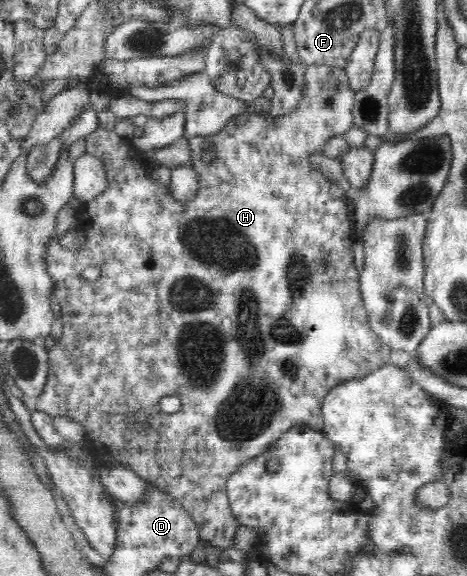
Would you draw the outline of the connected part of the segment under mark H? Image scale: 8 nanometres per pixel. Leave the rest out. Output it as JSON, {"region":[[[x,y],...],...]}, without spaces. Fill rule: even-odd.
{"region":[[[313,65],[307,66],[306,88],[302,91],[304,91],[304,96],[302,96],[302,100],[300,100],[298,108],[296,108],[292,114],[271,117],[270,115],[260,116],[258,114],[250,114],[246,112],[233,116],[224,125],[224,128],[216,134],[186,137],[189,142],[189,146],[200,146],[200,166],[202,166],[202,170],[210,170],[210,172],[202,172],[202,181],[200,184],[198,183],[198,175],[196,175],[194,167],[192,167],[192,162],[186,162],[171,169],[171,181],[168,187],[158,185],[152,177],[150,178],[150,176],[146,174],[146,170],[144,169],[142,162],[143,156],[136,153],[136,150],[131,145],[129,138],[122,137],[114,131],[108,131],[98,127],[96,131],[86,137],[85,152],[91,154],[92,156],[98,157],[104,163],[109,180],[109,188],[105,192],[102,192],[102,194],[98,194],[96,198],[86,201],[77,213],[79,219],[78,229],[82,230],[82,233],[86,238],[86,245],[83,248],[72,251],[64,248],[59,243],[57,238],[47,242],[47,252],[45,254],[45,259],[47,260],[47,273],[51,275],[54,281],[53,295],[56,296],[61,306],[63,330],[62,334],[60,334],[59,343],[52,346],[49,350],[50,368],[48,378],[42,392],[31,402],[32,410],[43,411],[53,417],[65,417],[66,419],[80,424],[80,426],[87,430],[87,444],[90,447],[90,453],[97,460],[100,460],[103,464],[107,464],[107,466],[120,465],[132,469],[137,476],[140,476],[140,478],[146,480],[149,484],[152,484],[152,486],[163,490],[174,500],[180,502],[182,508],[184,508],[184,510],[194,519],[200,538],[204,541],[210,542],[212,547],[216,547],[220,550],[230,549],[235,546],[234,536],[236,536],[236,530],[238,530],[238,527],[240,526],[238,519],[236,519],[236,516],[234,516],[234,513],[232,513],[232,509],[229,506],[227,483],[230,476],[235,474],[237,470],[240,470],[240,467],[244,466],[244,464],[252,458],[259,456],[260,453],[271,450],[283,434],[288,433],[288,430],[291,430],[294,426],[306,425],[318,433],[323,432],[325,428],[325,421],[321,409],[324,399],[326,398],[326,394],[328,394],[334,386],[344,383],[344,380],[350,380],[350,378],[364,378],[364,376],[368,376],[372,370],[378,370],[380,366],[386,366],[386,364],[390,363],[389,356],[390,352],[392,352],[392,349],[389,346],[386,346],[378,338],[378,335],[375,332],[372,332],[372,329],[370,328],[370,321],[368,320],[366,309],[364,308],[359,287],[359,274],[356,272],[355,266],[353,265],[353,246],[356,243],[356,240],[355,233],[352,230],[352,221],[350,219],[348,207],[346,207],[345,192],[340,188],[340,185],[337,182],[330,182],[319,170],[316,170],[315,166],[312,166],[310,161],[311,154],[323,152],[323,144],[329,138],[343,136],[349,129],[354,127],[352,108],[354,106],[355,90],[352,90],[352,87],[350,87],[347,75],[343,69],[326,65]],[[206,150],[211,150],[211,154],[213,154],[213,159],[208,162],[202,159],[202,154],[204,154]],[[86,268],[98,268],[98,270],[100,270],[100,275],[96,278],[96,280],[87,281],[86,278],[82,276]],[[164,396],[178,396],[181,400],[180,411],[175,414],[165,414],[162,412],[160,408],[160,400],[162,400]],[[139,411],[144,411],[146,415],[150,416],[150,422],[148,422],[148,426],[146,426],[142,432],[134,434],[130,431],[129,424],[125,422],[125,416],[127,416],[127,413],[130,413],[130,415],[136,415]]]}

